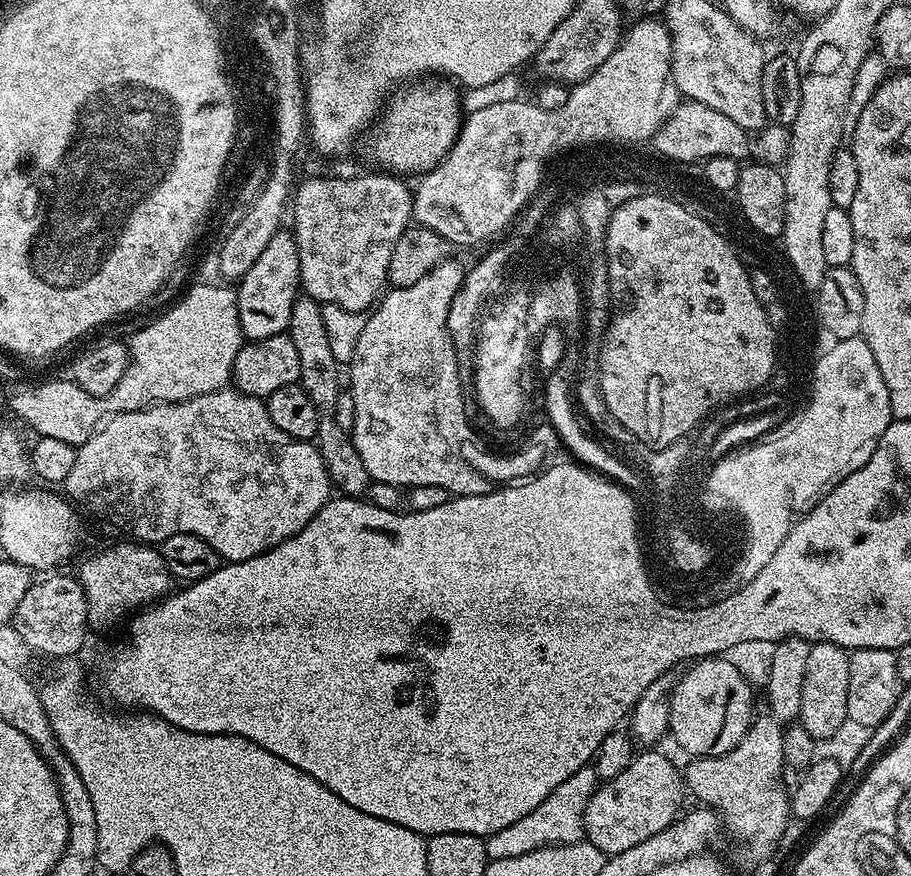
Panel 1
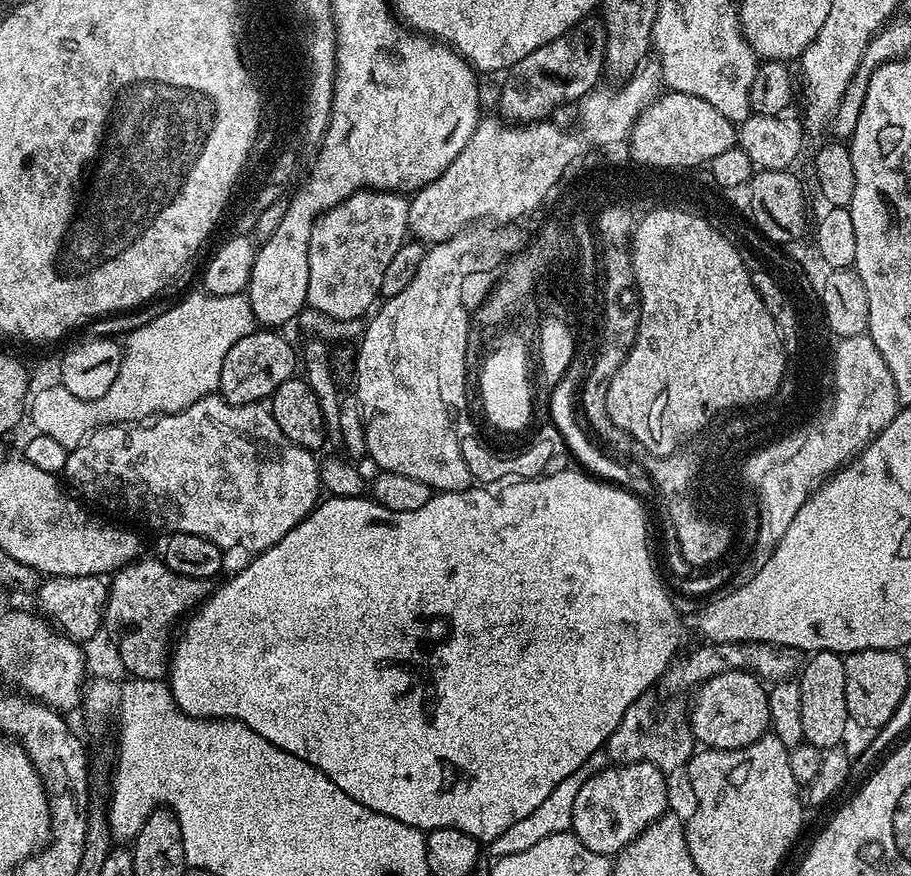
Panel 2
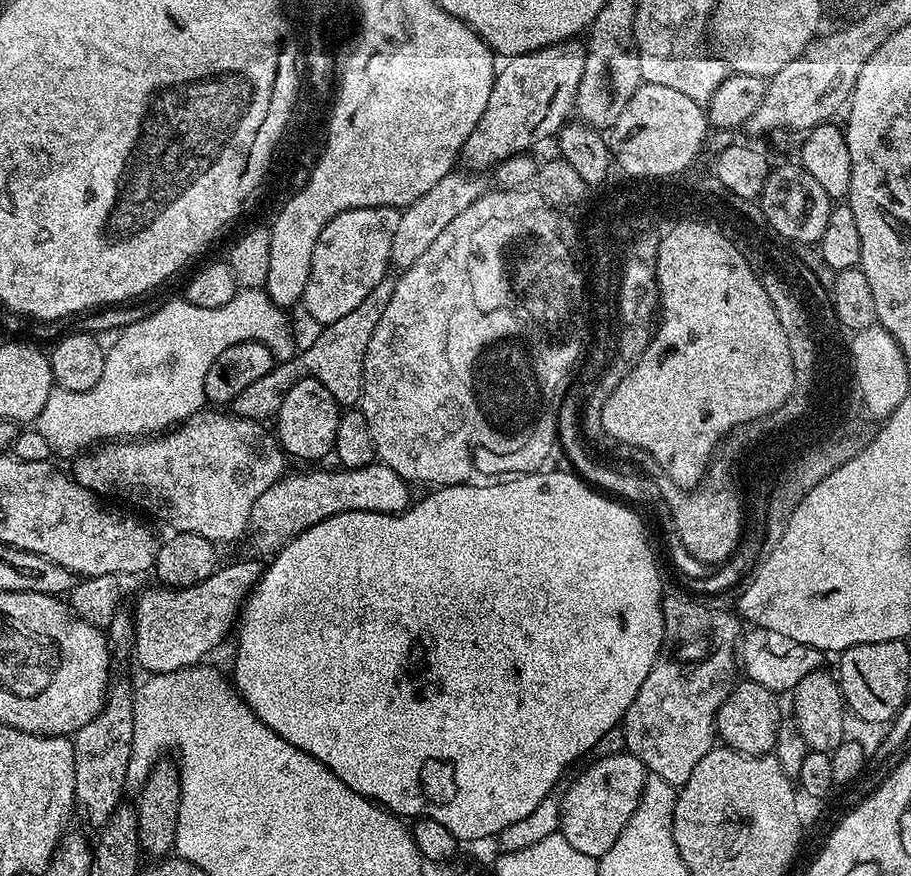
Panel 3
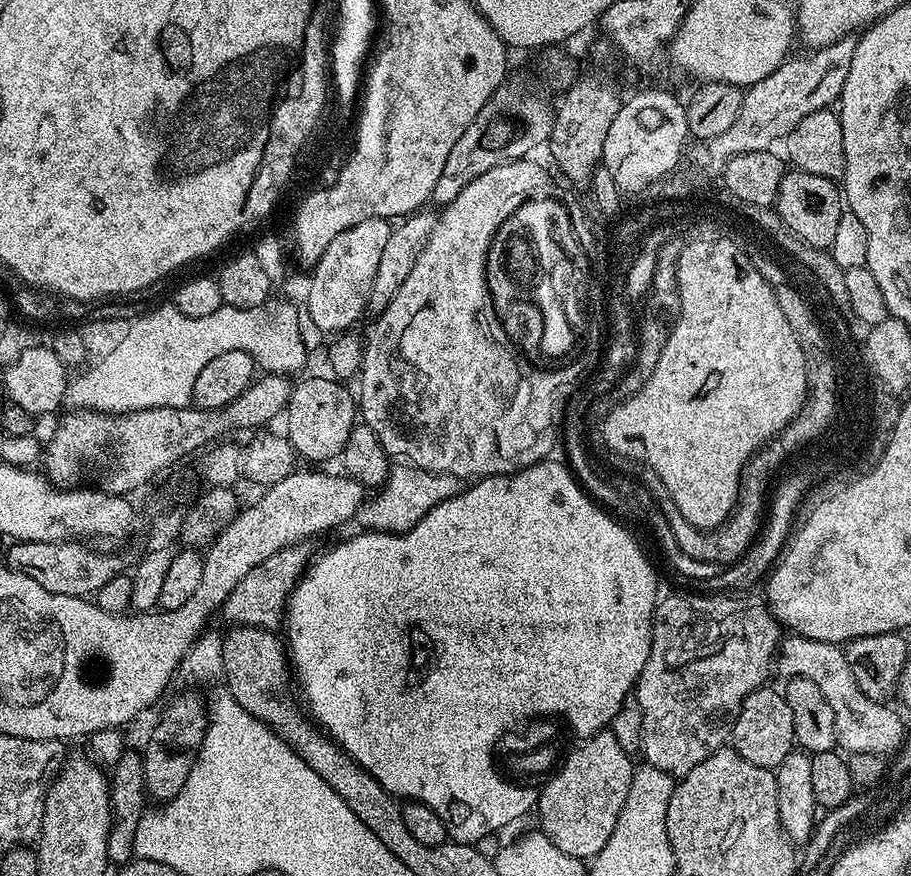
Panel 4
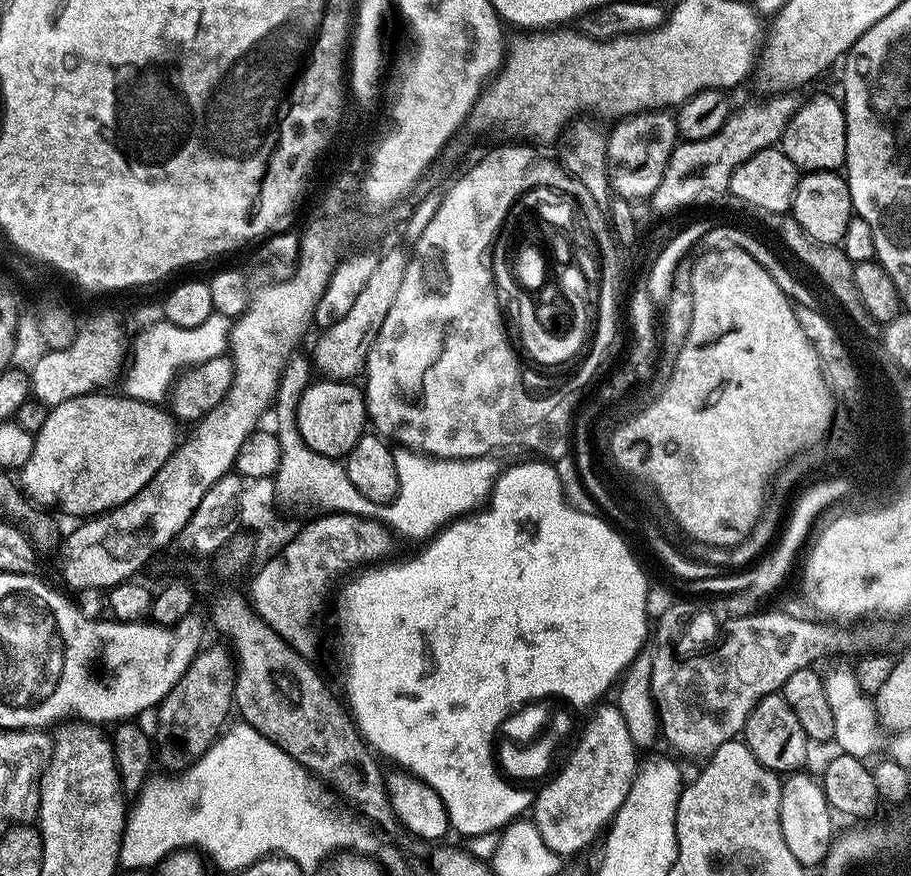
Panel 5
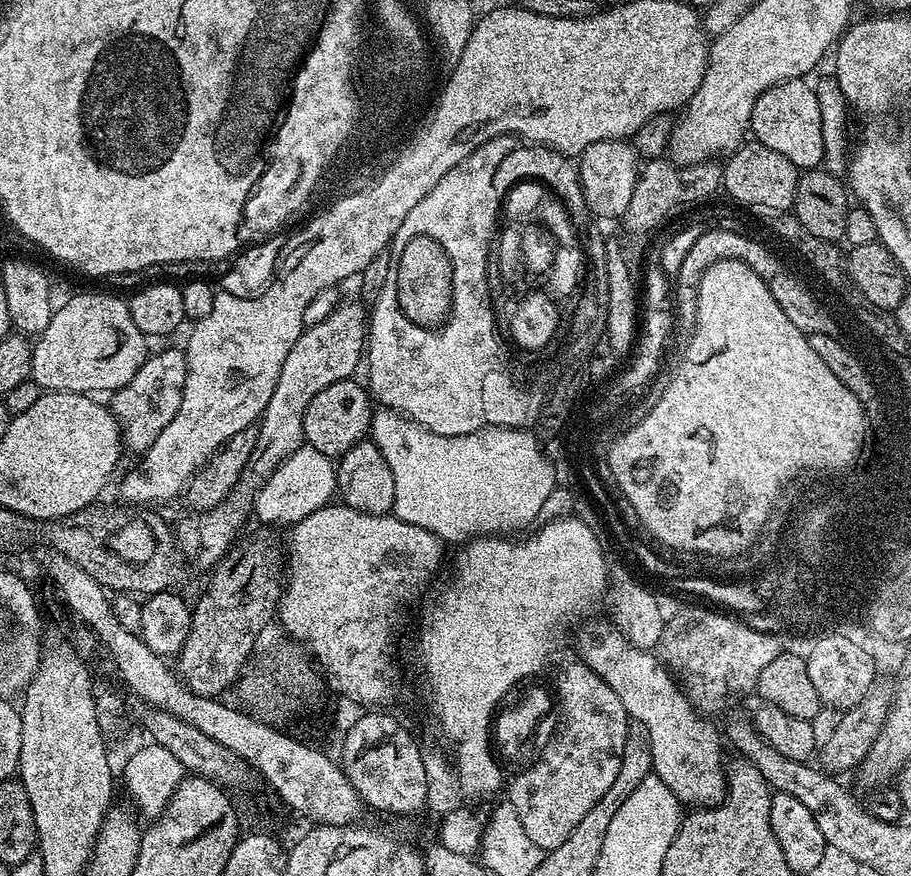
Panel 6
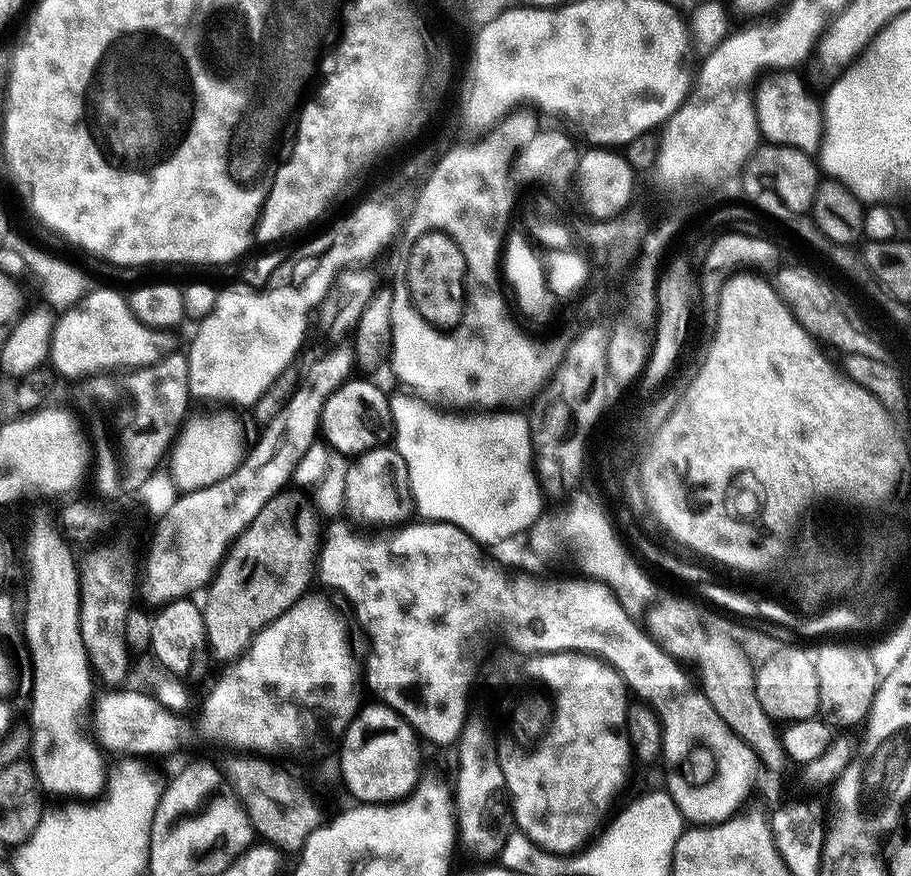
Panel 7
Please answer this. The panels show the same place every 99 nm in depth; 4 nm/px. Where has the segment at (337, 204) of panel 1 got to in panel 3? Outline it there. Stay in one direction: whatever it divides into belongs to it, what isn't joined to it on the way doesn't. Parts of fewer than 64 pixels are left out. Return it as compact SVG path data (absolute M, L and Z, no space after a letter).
M392 207L352 208L335 216L323 228L311 258L311 274L302 301L318 325L334 323L355 310L386 277L400 213Z

